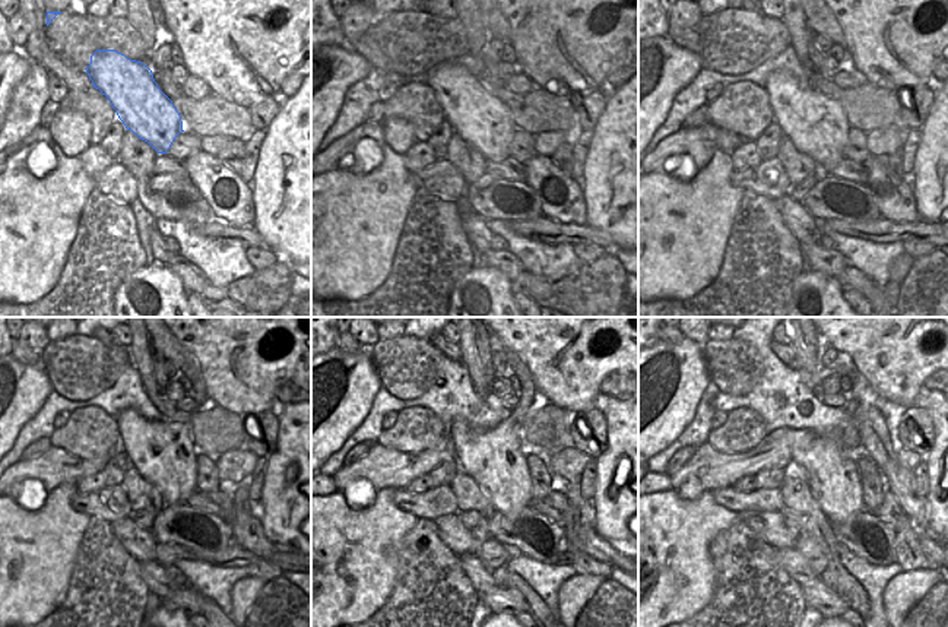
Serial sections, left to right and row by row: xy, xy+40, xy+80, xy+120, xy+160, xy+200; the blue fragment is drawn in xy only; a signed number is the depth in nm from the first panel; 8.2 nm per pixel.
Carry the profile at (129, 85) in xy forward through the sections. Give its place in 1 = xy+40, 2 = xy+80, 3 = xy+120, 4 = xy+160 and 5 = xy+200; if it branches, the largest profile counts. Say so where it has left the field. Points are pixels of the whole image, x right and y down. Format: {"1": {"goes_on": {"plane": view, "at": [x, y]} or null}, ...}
{"1": {"goes_on": {"plane": "xy+40", "at": [482, 120]}}, "2": {"goes_on": {"plane": "xy+80", "at": [817, 126]}}, "3": {"goes_on": {"plane": "xy+120", "at": [164, 453]}}, "4": {"goes_on": {"plane": "xy+160", "at": [495, 459]}}, "5": {"goes_on": {"plane": "xy+200", "at": [833, 478]}}}

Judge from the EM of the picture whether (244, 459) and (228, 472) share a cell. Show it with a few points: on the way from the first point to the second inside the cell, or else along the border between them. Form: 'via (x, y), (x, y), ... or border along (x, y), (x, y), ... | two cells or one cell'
via (240, 464), (232, 469) | one cell

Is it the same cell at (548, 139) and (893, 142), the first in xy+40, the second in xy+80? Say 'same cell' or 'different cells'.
same cell

